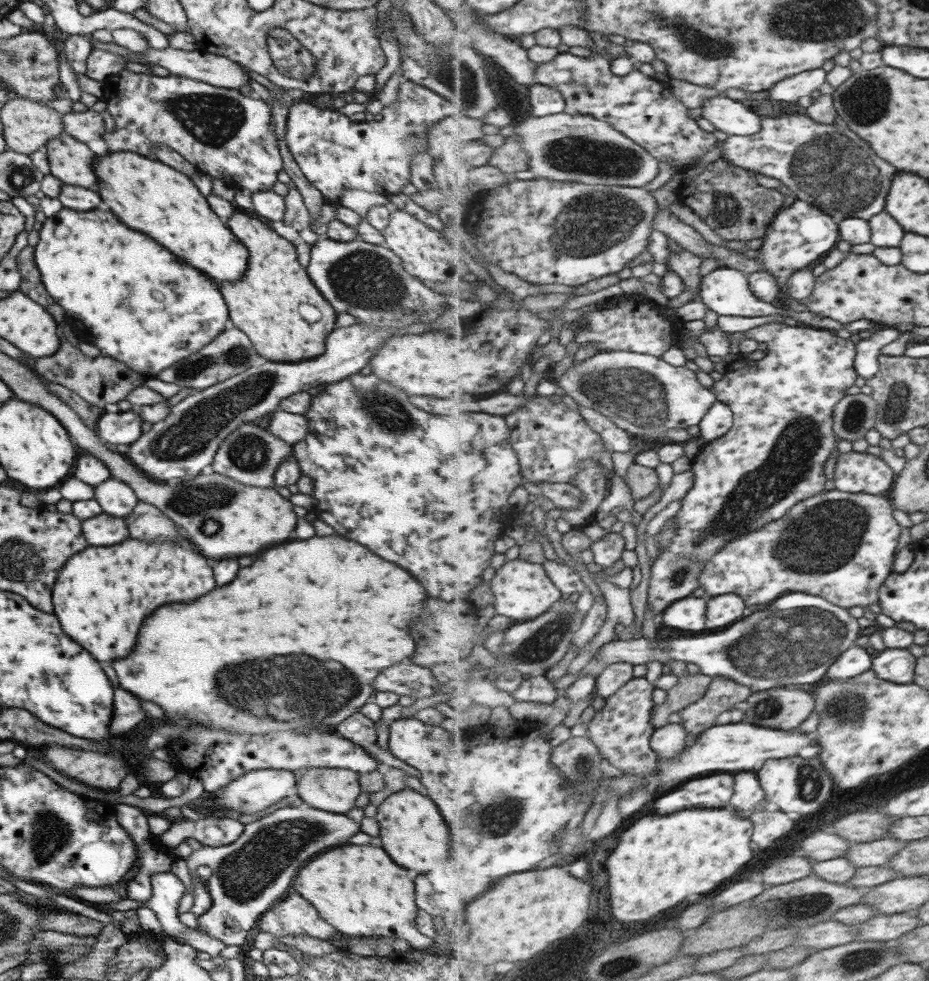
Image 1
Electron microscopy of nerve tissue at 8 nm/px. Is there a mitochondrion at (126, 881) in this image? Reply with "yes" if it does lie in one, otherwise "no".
no

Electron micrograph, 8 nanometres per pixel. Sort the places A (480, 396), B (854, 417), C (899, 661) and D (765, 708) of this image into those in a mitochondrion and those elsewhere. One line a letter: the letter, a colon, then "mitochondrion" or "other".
A: other
B: mitochondrion
C: other
D: mitochondrion

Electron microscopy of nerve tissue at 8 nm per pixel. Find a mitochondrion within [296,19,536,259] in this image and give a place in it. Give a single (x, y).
(445, 69)

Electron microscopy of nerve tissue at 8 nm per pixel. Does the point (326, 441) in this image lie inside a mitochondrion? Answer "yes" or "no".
no

